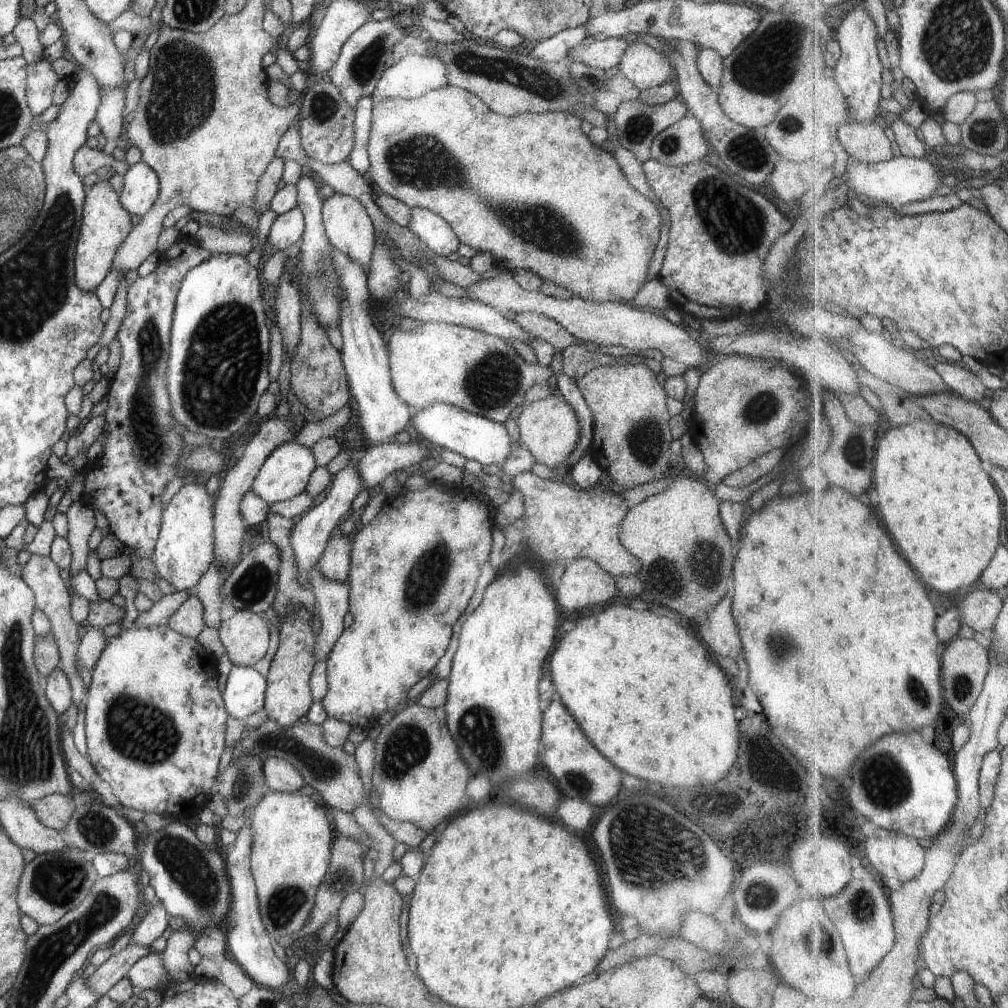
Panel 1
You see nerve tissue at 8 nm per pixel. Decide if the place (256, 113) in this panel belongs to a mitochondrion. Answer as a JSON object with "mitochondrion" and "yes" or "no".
{"mitochondrion":"no"}

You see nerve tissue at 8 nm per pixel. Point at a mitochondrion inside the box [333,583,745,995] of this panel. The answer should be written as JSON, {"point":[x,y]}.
{"point":[640,848]}

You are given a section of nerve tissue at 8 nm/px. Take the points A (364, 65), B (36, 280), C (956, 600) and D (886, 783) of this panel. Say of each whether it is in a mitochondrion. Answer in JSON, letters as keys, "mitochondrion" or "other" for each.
{"A":"mitochondrion","B":"mitochondrion","C":"other","D":"mitochondrion"}

